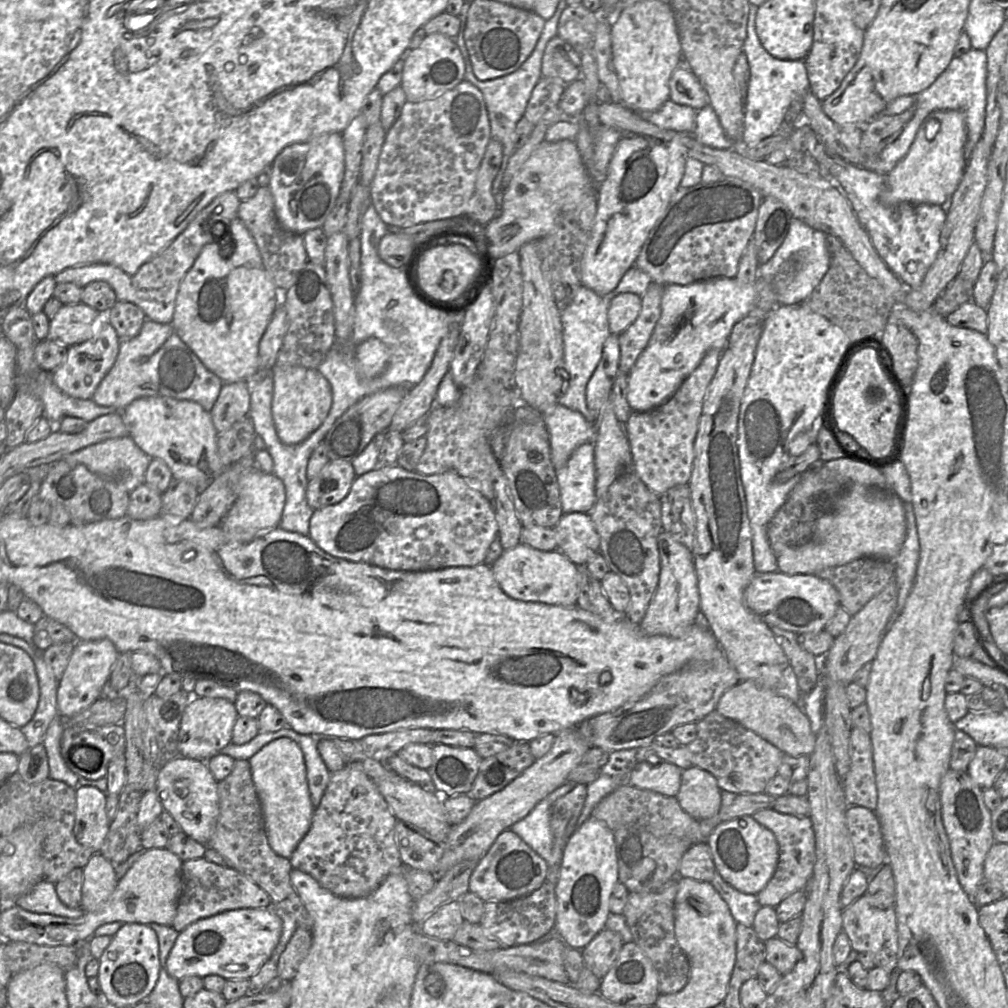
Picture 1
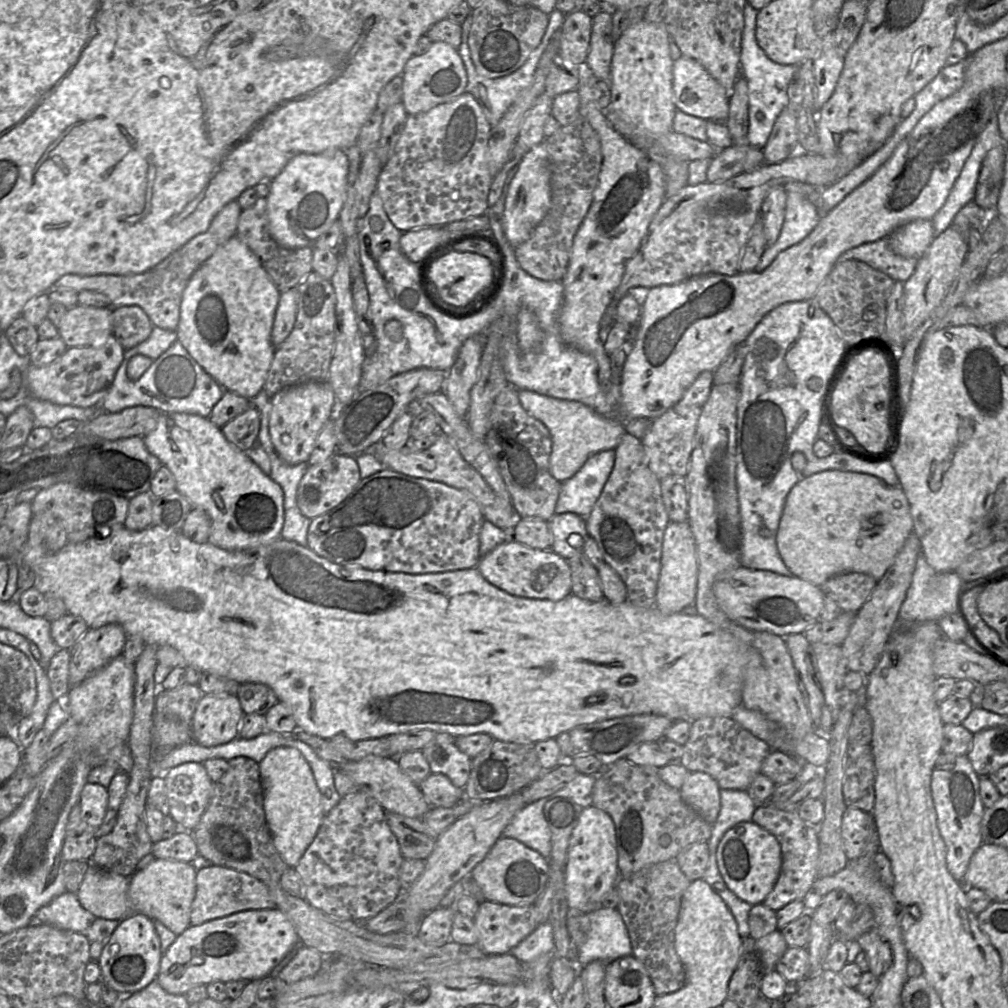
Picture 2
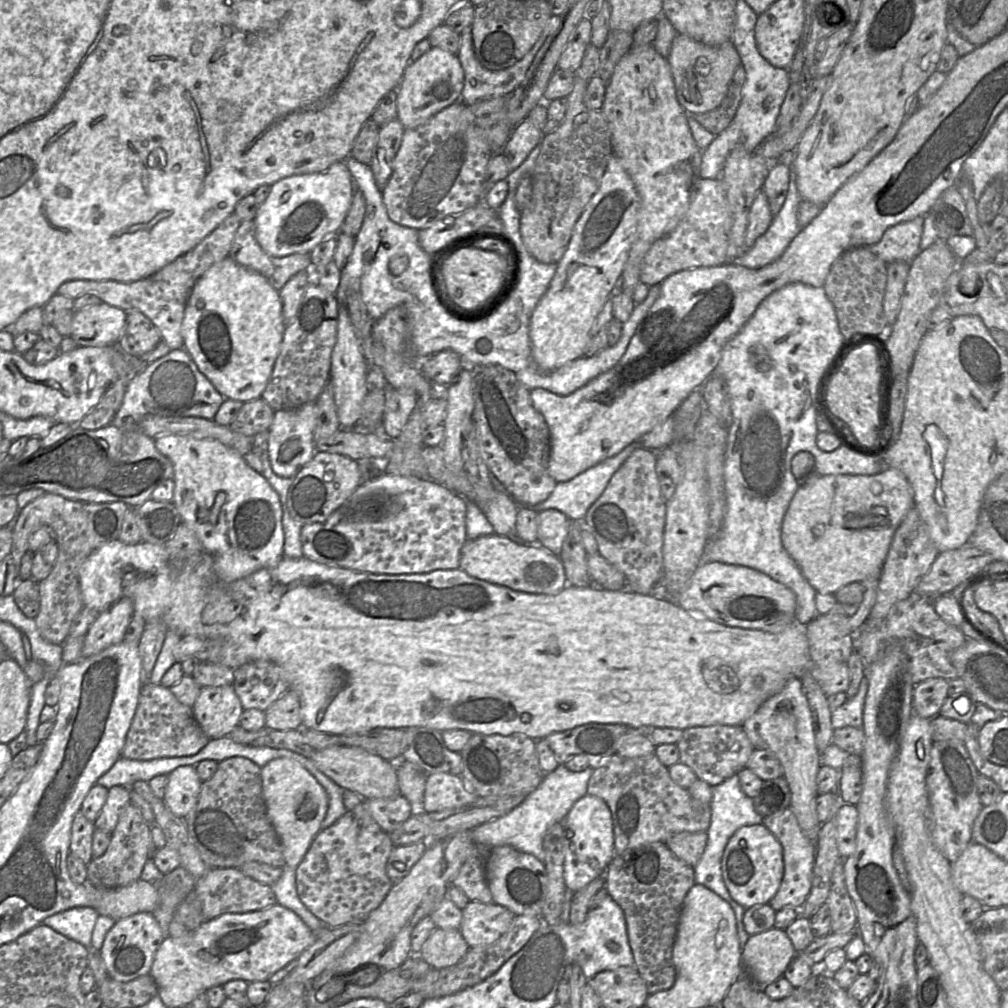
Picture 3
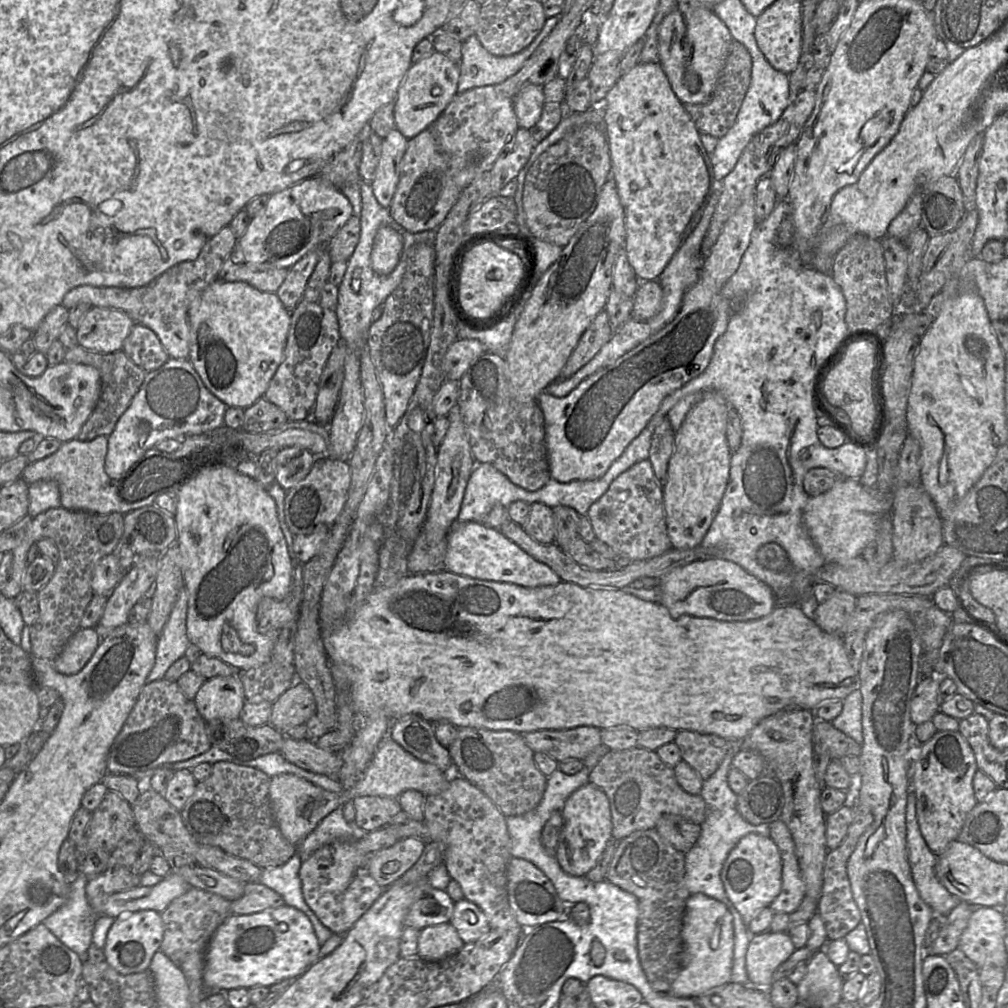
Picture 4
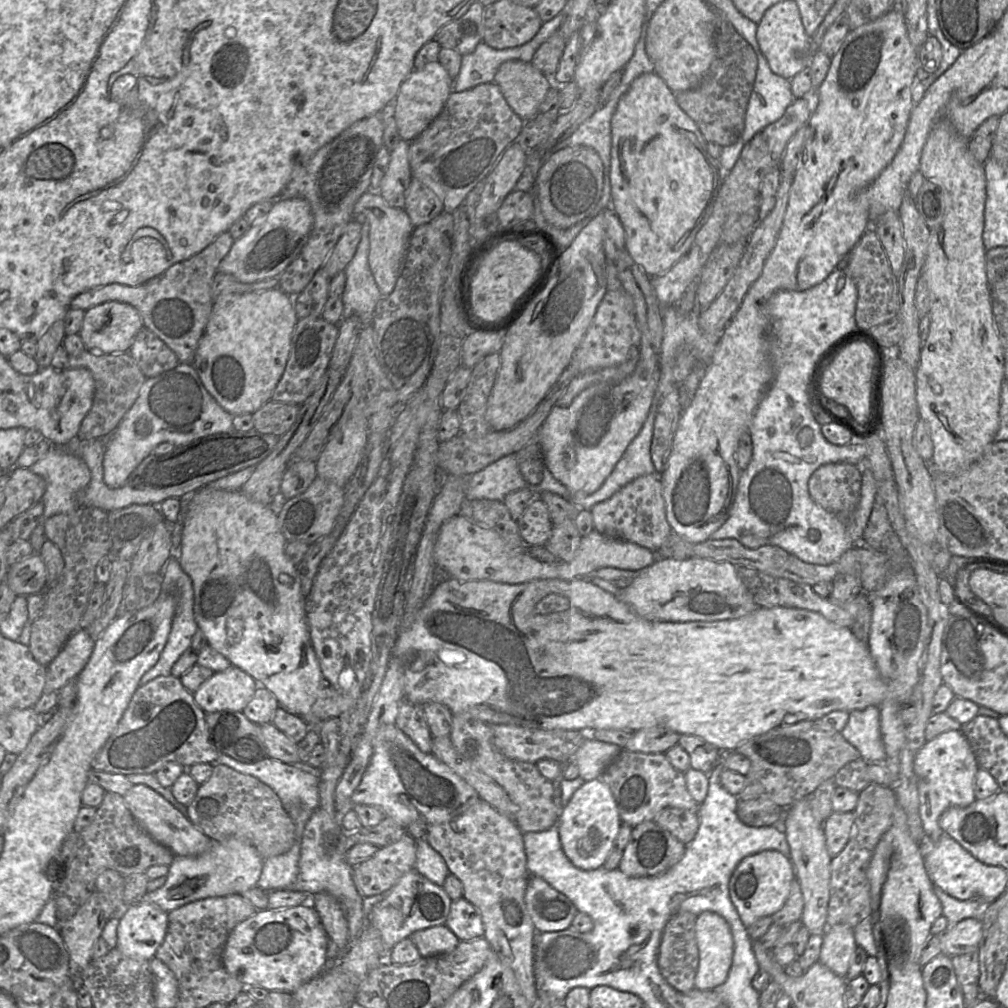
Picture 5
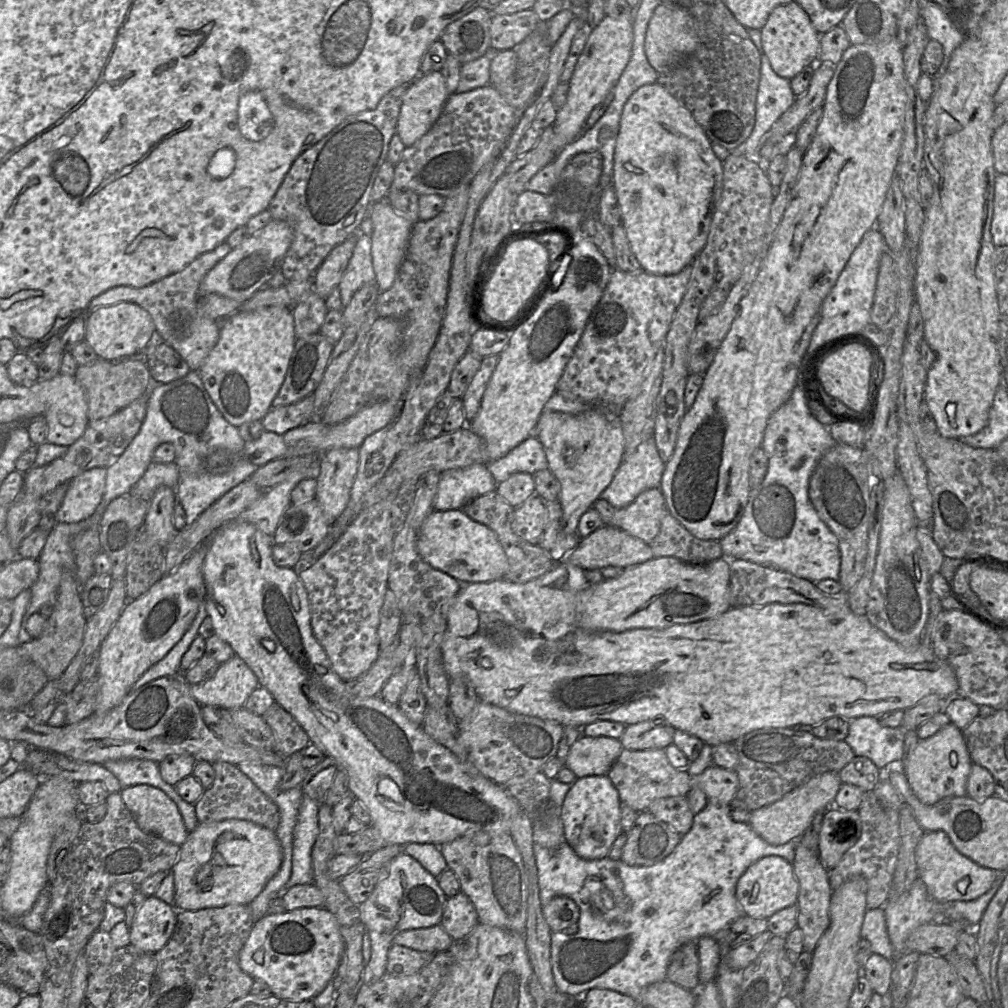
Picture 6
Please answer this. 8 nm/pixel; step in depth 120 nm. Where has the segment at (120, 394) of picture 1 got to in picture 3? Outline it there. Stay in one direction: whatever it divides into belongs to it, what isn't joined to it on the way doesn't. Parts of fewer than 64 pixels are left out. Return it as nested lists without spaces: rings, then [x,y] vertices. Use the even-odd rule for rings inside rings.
[[[161,340],[152,351],[141,355],[139,359],[146,362],[148,366],[128,384],[122,404],[111,423],[124,433],[122,452],[128,455],[136,452],[135,435],[145,415],[198,417],[213,420],[225,400],[208,378],[199,371],[183,348],[171,350]]]

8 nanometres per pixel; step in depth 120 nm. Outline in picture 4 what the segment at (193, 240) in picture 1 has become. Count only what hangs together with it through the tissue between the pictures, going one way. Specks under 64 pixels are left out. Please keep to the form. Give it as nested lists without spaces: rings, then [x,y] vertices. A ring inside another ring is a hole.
[[[226,225],[205,243],[195,259],[174,265],[146,286],[120,288],[81,285],[68,291],[62,304],[67,309],[78,302],[85,302],[92,306],[121,310],[135,322],[154,331],[170,358],[189,359],[189,309],[201,293],[216,279],[219,279],[219,271],[238,239],[239,237],[235,235],[232,228]]]

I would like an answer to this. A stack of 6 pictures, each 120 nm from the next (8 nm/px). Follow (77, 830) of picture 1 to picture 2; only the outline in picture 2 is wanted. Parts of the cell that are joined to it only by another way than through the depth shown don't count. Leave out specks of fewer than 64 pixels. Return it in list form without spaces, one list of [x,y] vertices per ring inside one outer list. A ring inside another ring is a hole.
[[[87,782],[81,791],[79,805],[82,818],[97,829],[108,810],[108,789],[101,784]]]

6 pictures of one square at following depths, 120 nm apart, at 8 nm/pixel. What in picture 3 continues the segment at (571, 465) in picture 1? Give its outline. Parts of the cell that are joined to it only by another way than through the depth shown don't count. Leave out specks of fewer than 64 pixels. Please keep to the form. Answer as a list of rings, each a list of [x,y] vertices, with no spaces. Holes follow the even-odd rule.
[[[638,441],[629,444],[618,454],[588,468],[573,479],[566,482],[558,482],[551,495],[545,501],[534,506],[525,507],[531,507],[538,513],[548,509],[557,509],[571,521],[582,522],[589,507],[601,496],[613,474],[638,447],[641,447]]]

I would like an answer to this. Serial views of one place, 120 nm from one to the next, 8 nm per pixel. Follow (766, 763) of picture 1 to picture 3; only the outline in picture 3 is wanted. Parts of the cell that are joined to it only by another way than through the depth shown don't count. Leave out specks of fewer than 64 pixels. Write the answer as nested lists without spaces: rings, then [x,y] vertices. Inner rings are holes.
[[[713,725],[690,727],[683,731],[677,746],[680,751],[679,762],[690,767],[696,776],[714,787],[747,766],[755,750],[743,726]]]

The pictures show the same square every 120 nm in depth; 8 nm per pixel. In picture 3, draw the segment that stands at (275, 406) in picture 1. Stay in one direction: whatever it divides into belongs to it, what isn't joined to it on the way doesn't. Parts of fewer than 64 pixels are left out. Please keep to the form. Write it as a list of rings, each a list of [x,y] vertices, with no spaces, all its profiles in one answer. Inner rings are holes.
[[[316,403],[305,404],[288,410],[278,410],[274,413],[273,423],[268,429],[269,439],[267,451],[272,470],[280,477],[294,478],[315,455],[314,429],[318,416]]]

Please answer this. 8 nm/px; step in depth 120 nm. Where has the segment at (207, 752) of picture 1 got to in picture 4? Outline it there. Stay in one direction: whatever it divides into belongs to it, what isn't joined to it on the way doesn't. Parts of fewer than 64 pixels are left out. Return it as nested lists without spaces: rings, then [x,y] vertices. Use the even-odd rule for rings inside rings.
[[[237,672],[228,677],[217,676],[206,680],[194,702],[206,722],[220,718],[239,718],[246,699]]]

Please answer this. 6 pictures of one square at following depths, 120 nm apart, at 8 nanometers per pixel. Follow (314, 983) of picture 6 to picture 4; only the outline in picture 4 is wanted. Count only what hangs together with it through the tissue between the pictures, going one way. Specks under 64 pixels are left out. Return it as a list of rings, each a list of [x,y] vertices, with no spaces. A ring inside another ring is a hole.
[[[281,906],[249,915],[231,915],[210,940],[204,969],[207,986],[226,992],[236,988],[271,987],[289,978],[303,975],[319,959],[320,945],[309,918],[302,911]]]

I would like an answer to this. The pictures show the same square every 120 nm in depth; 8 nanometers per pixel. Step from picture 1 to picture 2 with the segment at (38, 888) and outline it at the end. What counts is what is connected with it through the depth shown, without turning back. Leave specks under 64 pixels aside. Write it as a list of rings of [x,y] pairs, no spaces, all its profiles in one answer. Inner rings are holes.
[[[71,892],[56,897],[41,907],[33,918],[32,924],[50,925],[60,930],[84,934],[96,917],[87,911]]]

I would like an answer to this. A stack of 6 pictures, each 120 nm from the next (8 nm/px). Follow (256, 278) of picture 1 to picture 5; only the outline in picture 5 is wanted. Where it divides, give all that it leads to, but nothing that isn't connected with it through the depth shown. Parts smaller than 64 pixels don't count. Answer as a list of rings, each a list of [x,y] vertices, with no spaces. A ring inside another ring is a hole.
[[[279,287],[223,294],[213,301],[192,365],[209,394],[231,415],[252,415],[271,400],[285,370],[297,320],[293,297]]]

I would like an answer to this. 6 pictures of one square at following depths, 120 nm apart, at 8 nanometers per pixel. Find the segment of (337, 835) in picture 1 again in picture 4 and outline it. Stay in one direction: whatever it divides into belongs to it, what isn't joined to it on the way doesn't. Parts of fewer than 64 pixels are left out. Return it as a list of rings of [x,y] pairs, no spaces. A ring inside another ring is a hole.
[[[358,838],[338,840],[319,848],[301,864],[304,900],[333,934],[345,936],[384,891],[369,873],[368,856],[359,849]]]

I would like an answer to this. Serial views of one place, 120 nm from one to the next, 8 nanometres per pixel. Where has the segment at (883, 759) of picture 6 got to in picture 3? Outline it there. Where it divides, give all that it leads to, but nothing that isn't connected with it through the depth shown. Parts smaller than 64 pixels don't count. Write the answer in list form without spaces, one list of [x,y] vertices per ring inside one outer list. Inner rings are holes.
[[[864,676],[857,694],[849,698],[841,707],[832,711],[832,726],[834,730],[848,726],[863,728],[864,707],[868,688],[868,678]]]

